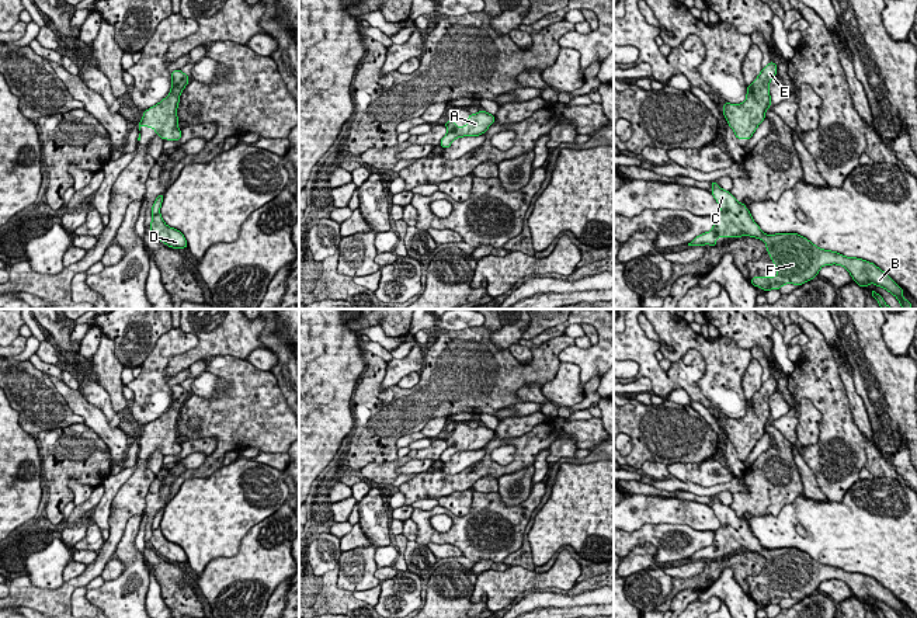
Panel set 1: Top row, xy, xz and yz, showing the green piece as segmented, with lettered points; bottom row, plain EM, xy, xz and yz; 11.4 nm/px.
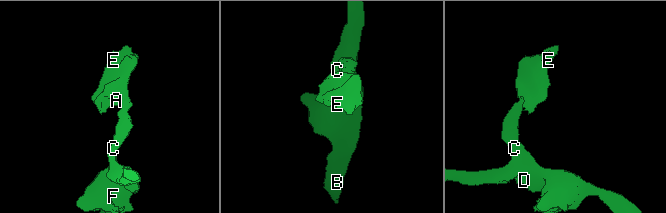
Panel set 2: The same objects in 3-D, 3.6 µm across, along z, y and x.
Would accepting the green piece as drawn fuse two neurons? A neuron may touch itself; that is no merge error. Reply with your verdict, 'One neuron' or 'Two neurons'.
One neuron

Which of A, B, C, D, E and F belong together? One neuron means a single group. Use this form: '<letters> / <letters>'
A B C D E F

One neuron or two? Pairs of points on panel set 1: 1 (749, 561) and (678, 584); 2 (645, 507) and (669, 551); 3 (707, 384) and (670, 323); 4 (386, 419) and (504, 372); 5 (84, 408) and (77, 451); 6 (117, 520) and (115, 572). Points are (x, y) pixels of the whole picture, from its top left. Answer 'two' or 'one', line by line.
1: one
2: two
3: one
4: one
5: two
6: two

